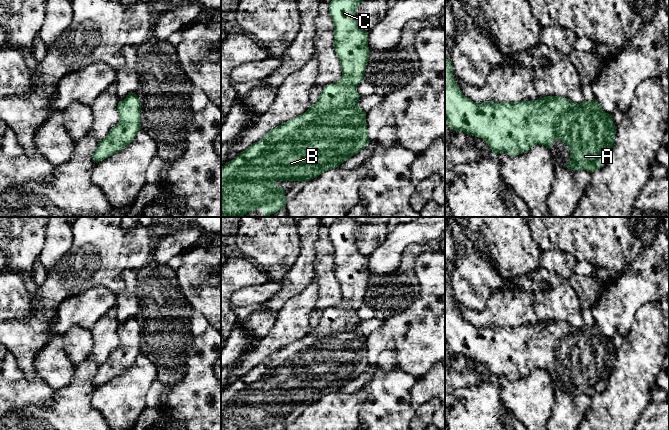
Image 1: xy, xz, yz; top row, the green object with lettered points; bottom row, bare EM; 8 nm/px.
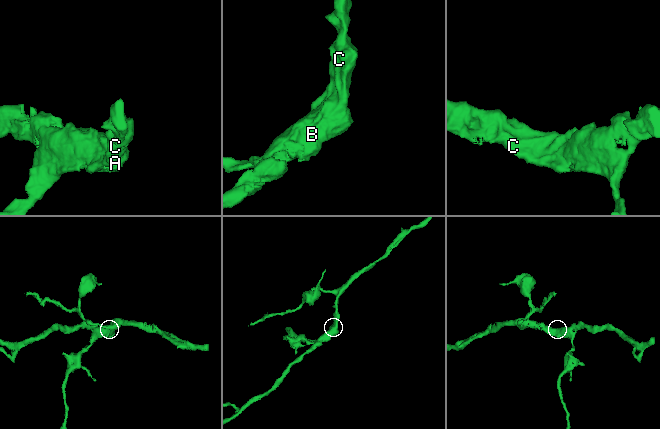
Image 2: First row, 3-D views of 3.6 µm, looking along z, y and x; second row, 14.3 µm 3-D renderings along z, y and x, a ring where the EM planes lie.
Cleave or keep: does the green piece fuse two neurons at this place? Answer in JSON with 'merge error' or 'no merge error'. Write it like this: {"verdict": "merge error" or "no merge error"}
{"verdict": "no merge error"}

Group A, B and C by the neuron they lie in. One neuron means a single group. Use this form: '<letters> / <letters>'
A B C

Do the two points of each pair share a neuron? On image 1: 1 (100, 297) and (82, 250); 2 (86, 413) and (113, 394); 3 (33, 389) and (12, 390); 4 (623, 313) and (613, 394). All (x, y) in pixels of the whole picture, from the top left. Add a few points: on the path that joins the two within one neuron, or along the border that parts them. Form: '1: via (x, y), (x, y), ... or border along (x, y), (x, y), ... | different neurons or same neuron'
1: border along (116, 294), (103, 286), (93, 286), (74, 295) | different neurons
2: border along (95, 387), (92, 393), (91, 404), (105, 419) | different neurons
3: via (28, 390), (17, 390) | same neuron
4: border along (635, 314), (629, 331), (625, 336) | different neurons

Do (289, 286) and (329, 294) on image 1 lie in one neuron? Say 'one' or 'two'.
two

